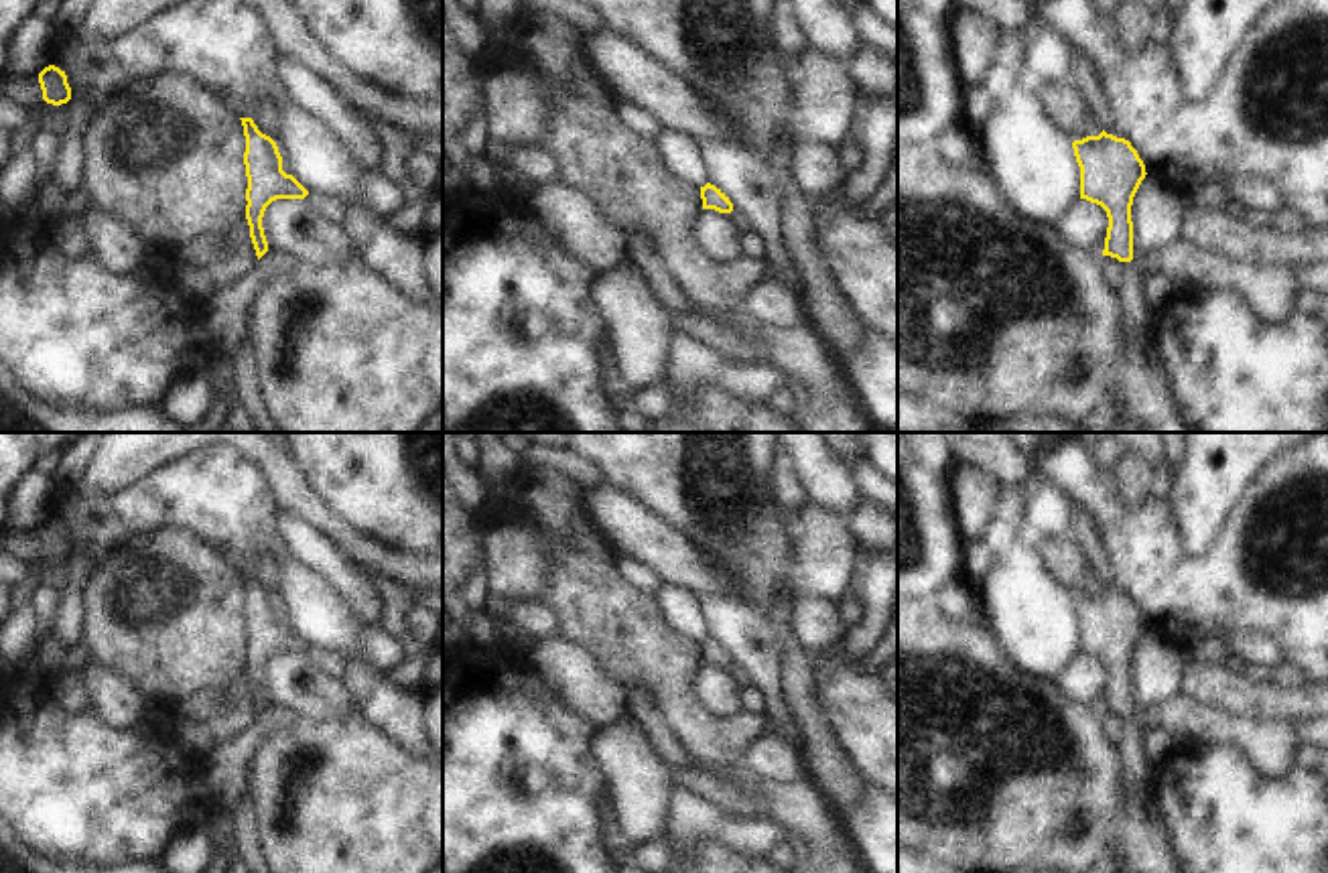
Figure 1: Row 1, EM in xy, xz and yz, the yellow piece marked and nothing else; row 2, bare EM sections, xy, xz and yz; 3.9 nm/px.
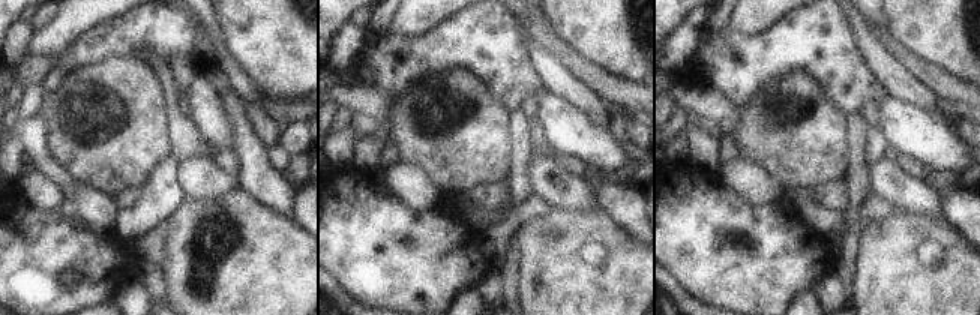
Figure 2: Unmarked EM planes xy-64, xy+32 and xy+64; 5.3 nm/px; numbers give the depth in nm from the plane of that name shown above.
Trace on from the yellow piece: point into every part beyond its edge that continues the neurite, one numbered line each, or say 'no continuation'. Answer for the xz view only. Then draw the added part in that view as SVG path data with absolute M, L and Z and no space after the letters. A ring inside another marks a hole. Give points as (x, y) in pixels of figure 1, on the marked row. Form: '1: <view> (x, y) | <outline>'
no continuation

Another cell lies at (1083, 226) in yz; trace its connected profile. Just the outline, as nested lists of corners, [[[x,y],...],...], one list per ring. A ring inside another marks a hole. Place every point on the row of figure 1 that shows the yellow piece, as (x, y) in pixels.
[[[1078,199],[1058,221],[1060,238],[1082,252],[1103,252],[1109,227],[1107,211],[1086,199]]]

